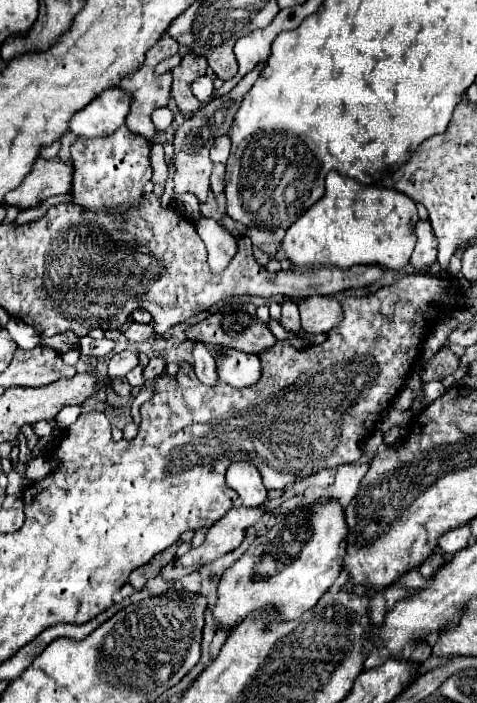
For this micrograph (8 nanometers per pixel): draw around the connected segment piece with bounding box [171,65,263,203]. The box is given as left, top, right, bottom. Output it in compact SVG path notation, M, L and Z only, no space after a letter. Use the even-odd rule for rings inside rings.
M257 65L251 73L247 73L233 89L229 95L225 97L217 97L213 99L211 103L203 105L191 119L185 119L183 125L177 127L175 131L175 139L173 139L173 167L175 167L175 175L173 175L173 183L175 183L175 191L181 191L181 193L193 193L199 203L205 203L207 201L207 193L209 193L209 175L211 175L211 169L213 169L213 163L209 159L209 149L213 147L213 141L215 137L219 135L225 135L229 133L231 129L231 123L235 119L235 113L243 101L243 95L251 89L251 85L255 83L255 79L259 77L263 65Z

